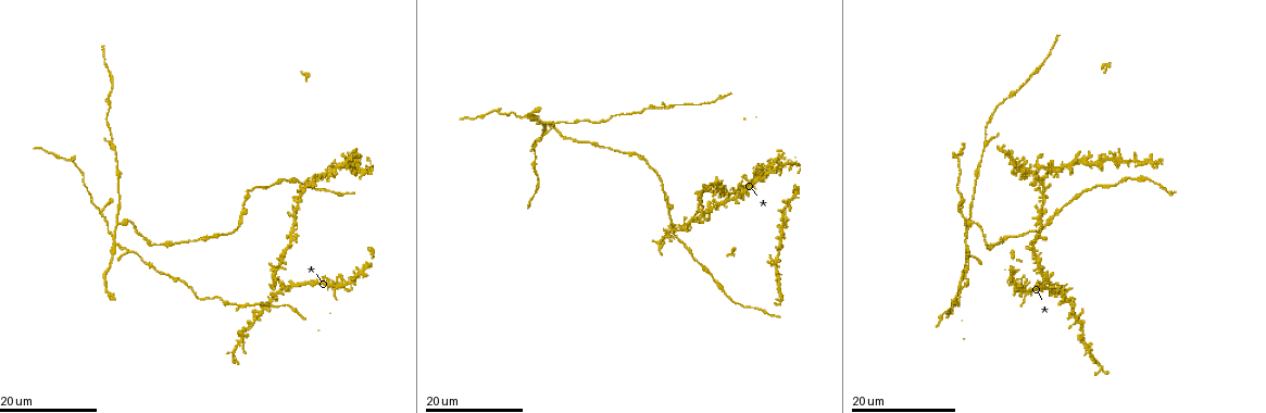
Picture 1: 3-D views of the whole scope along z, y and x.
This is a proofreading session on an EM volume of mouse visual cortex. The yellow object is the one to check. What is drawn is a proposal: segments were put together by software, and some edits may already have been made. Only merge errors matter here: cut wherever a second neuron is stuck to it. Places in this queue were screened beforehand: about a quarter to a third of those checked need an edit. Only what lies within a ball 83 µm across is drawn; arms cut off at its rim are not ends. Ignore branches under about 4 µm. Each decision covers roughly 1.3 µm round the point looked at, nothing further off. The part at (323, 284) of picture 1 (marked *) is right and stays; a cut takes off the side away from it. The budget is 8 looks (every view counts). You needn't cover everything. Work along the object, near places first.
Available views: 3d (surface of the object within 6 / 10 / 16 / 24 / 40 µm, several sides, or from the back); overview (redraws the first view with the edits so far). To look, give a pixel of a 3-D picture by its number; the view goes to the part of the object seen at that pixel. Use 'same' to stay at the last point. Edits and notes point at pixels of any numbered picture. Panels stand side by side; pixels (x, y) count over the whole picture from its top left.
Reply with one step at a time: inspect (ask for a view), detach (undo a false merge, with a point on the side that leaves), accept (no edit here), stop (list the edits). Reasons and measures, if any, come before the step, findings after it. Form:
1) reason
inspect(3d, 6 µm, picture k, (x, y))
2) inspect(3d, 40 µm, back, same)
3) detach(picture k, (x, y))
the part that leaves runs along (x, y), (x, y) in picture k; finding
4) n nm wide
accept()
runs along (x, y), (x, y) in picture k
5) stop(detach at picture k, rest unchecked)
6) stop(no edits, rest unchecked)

three arms meet
inspect(3d, 24 µm, picture 1, (771, 259))

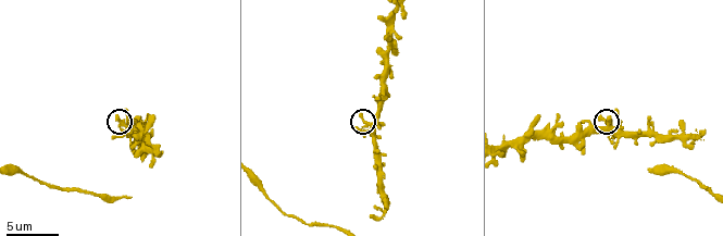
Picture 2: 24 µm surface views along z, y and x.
inspect(3d, 10 µm, picture 2, (363, 125))

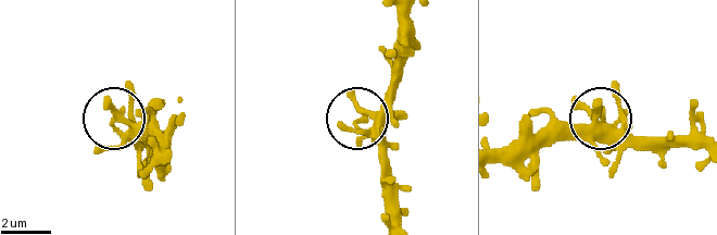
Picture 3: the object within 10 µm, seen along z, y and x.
220 nm wide
accept()
runs along (168, 151), (130, 122), (114, 124), (130, 107), (127, 84) in picture 3; all the same neuron

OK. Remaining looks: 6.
three arms meet
inspect(3d, 24 µm, picture 1, (1023, 169))

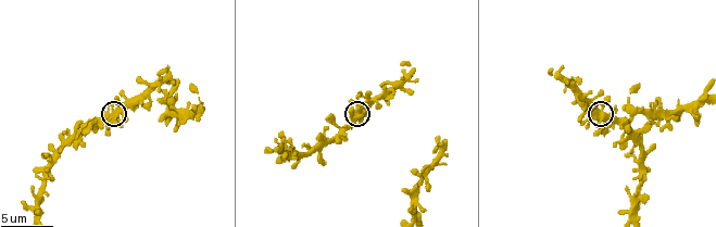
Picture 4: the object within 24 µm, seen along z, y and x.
inspect(3d, 10 µm, picture 4, (599, 111))

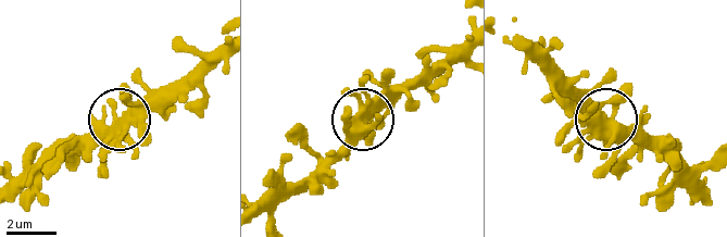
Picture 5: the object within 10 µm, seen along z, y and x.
accept()
all the same neuron

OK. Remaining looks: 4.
calibre changes
inspect(3d, 24 µm, picture 1, (954, 155))

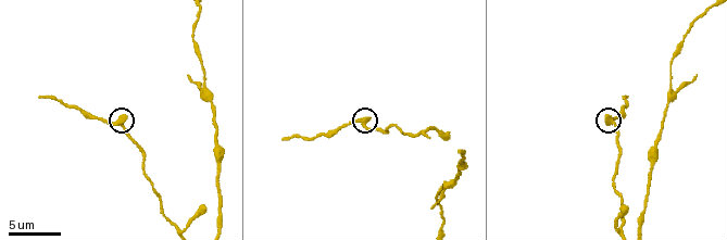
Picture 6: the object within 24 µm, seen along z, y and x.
inspect(3d, 6 µm, picture 6, (358, 122))

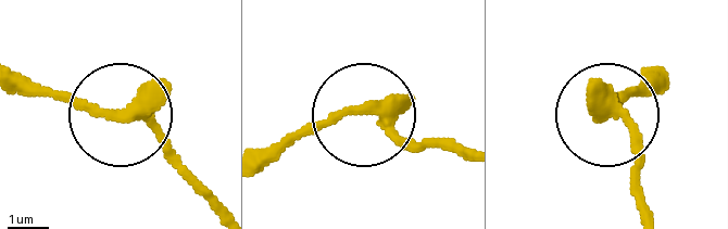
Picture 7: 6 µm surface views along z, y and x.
other side
inspect(3d, 6 µm, back, picture 7, (376, 110))

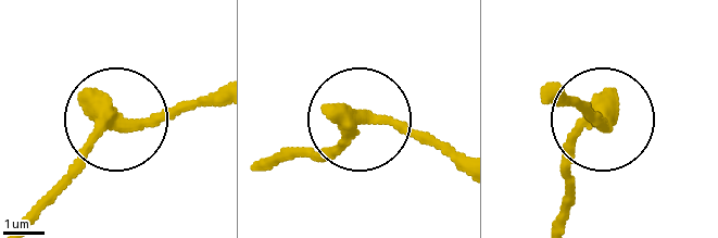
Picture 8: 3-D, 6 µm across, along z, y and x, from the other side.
3 arms
accept()
runs along (266, 163), (318, 155), (367, 114), (461, 152) in picture 8; all the same neuron

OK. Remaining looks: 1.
stop(no edits, rest unchecked)

